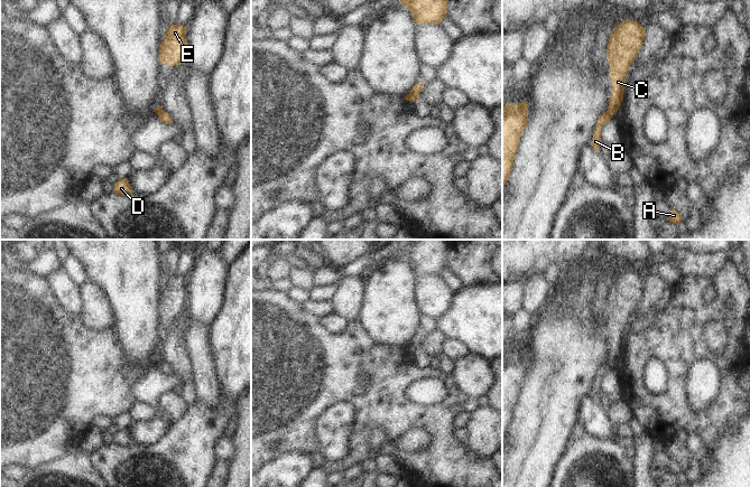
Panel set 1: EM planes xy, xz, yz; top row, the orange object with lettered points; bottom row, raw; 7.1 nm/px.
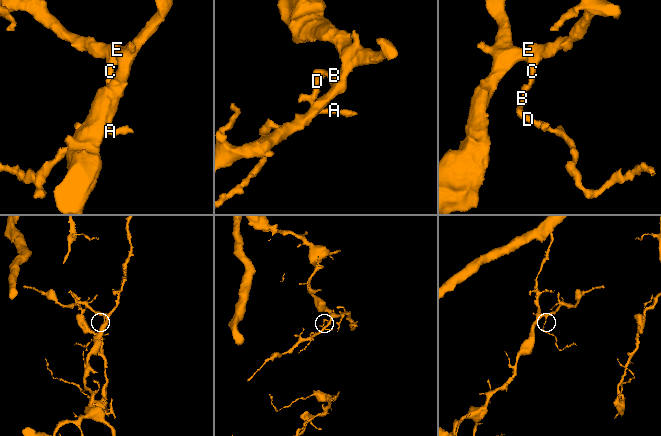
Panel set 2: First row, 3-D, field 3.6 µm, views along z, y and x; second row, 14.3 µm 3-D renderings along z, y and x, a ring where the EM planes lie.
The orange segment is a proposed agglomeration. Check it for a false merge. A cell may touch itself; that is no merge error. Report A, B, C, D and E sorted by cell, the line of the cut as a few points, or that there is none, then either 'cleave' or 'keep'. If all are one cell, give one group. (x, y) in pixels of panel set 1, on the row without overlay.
A B D / C E; cut in yz along (607, 362), (612, 365); cleave

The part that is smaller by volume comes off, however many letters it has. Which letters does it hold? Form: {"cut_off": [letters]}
{"cut_off": ["A", "B", "D"]}

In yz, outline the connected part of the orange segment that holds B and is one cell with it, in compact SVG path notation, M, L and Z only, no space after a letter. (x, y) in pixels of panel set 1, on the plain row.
M603 363L598 371L596 377L594 380L594 386L590 392L590 396L592 396L598 403L600 403L600 392L601 392L601 380L602 377L612 368L613 365Z

